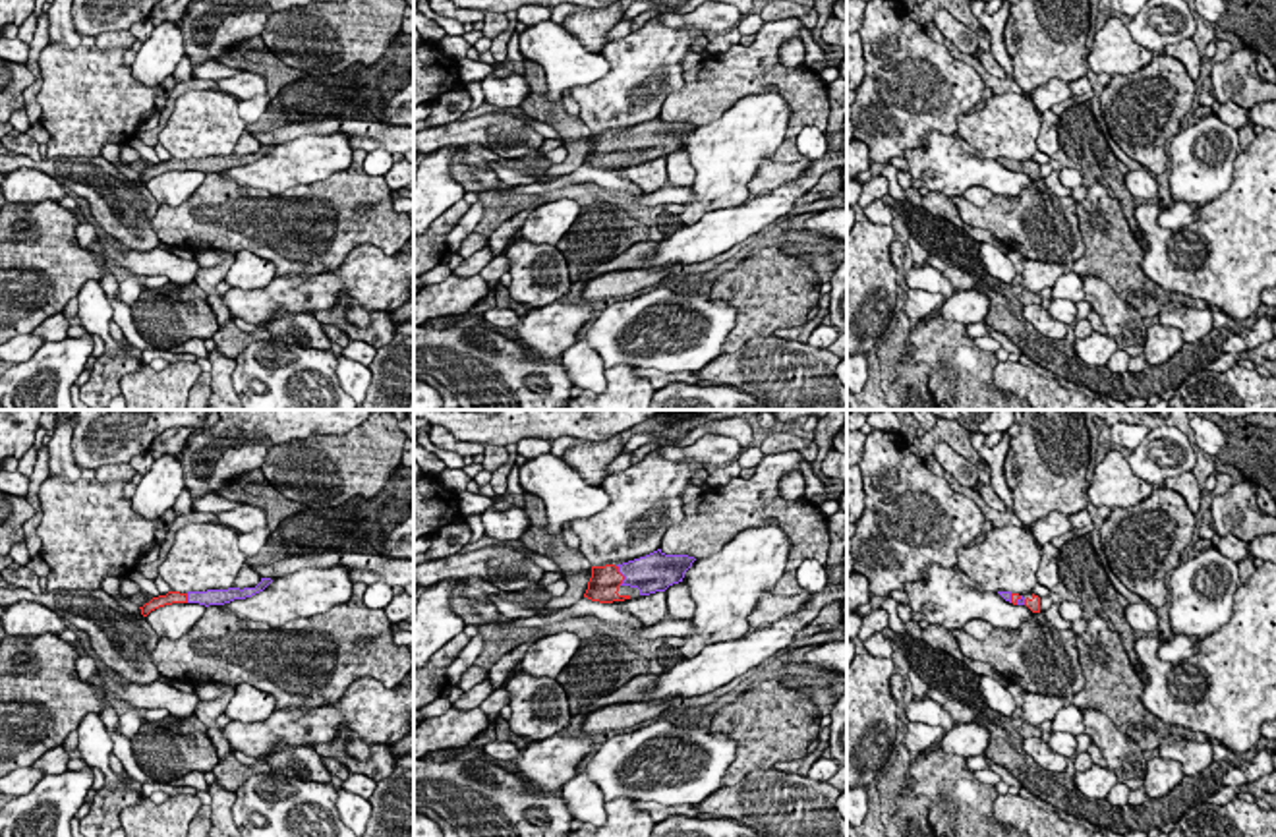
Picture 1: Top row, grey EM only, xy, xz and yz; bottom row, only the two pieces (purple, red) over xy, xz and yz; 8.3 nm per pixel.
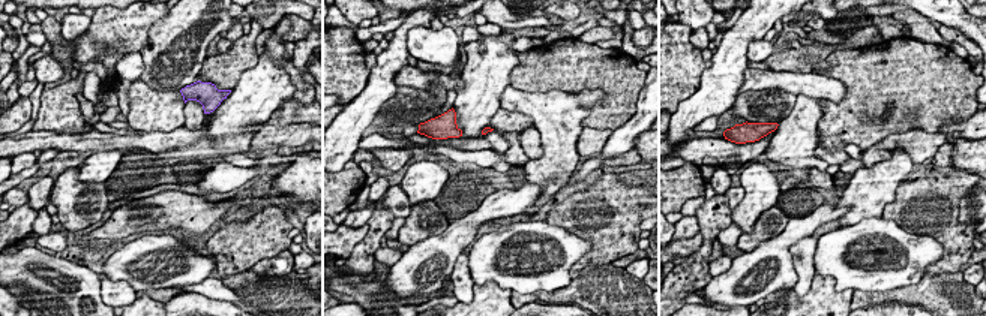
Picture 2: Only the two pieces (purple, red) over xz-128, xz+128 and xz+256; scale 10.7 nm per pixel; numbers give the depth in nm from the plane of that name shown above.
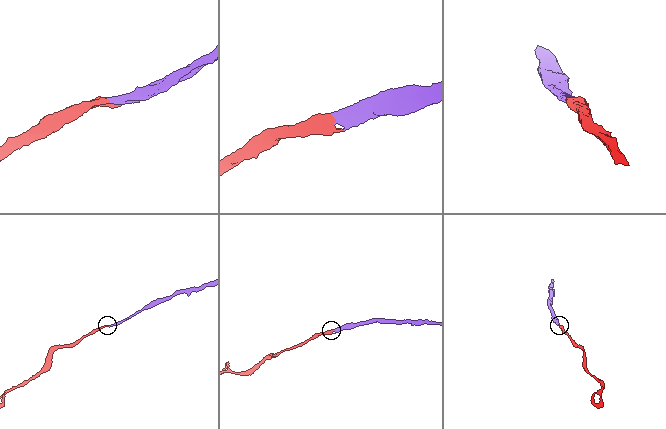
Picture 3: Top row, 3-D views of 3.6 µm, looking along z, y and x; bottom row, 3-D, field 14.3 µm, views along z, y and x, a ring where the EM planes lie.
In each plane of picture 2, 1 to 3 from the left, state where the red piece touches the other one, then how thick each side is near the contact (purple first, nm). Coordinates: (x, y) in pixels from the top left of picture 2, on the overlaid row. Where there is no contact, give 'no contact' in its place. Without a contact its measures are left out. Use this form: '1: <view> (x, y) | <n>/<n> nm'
1: no contact
2: no contact
3: no contact

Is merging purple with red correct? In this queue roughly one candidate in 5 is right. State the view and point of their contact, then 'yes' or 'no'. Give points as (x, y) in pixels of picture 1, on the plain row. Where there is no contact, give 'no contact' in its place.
xz (621, 140) | yes

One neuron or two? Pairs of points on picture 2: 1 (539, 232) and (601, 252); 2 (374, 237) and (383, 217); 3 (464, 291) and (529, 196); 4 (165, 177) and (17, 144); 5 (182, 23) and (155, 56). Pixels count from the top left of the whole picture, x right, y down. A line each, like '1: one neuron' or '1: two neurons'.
1: two neurons
2: one neuron
3: two neurons
4: two neurons
5: one neuron

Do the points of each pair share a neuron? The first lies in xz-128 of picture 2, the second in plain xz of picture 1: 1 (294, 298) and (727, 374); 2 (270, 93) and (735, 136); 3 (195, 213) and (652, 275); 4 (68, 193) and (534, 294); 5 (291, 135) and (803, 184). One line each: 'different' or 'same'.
1: same
2: same
3: same
4: same
5: different

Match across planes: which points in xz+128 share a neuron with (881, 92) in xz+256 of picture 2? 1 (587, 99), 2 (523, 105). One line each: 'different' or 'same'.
1: different
2: different

